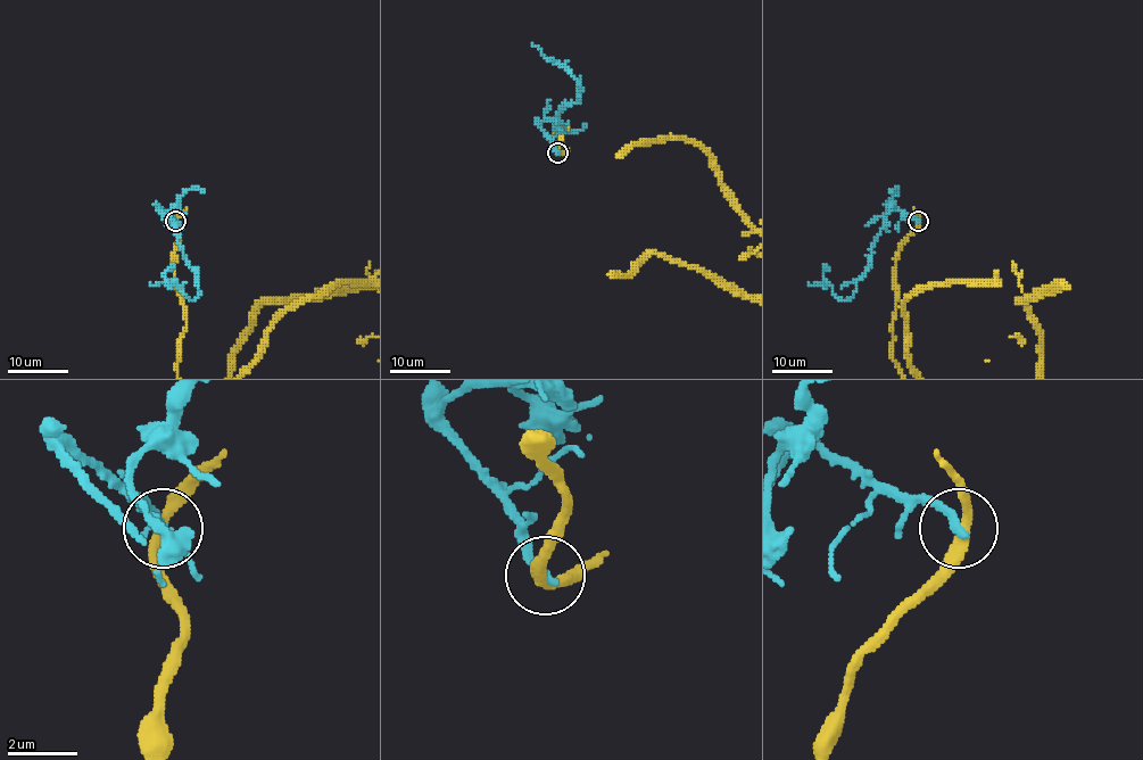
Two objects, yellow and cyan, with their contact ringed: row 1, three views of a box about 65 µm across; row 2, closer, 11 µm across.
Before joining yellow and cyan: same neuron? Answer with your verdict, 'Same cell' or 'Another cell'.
Another cell

